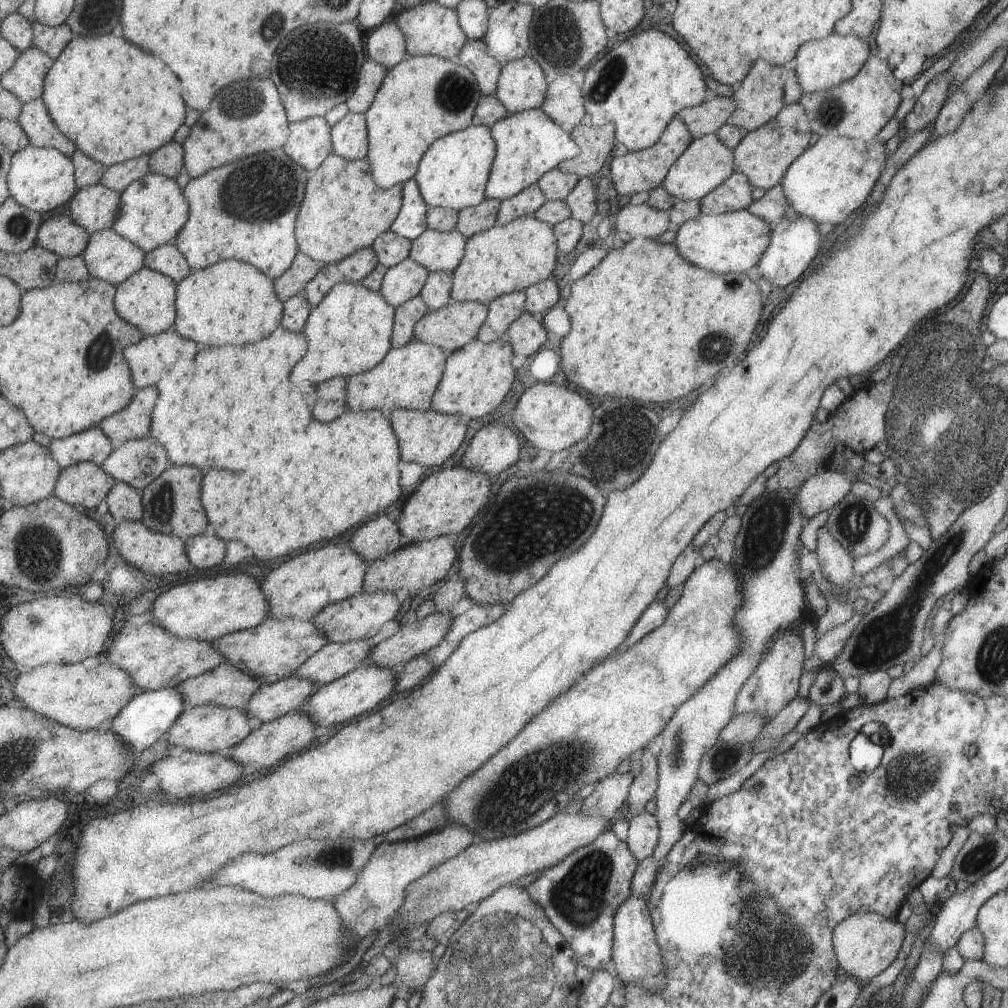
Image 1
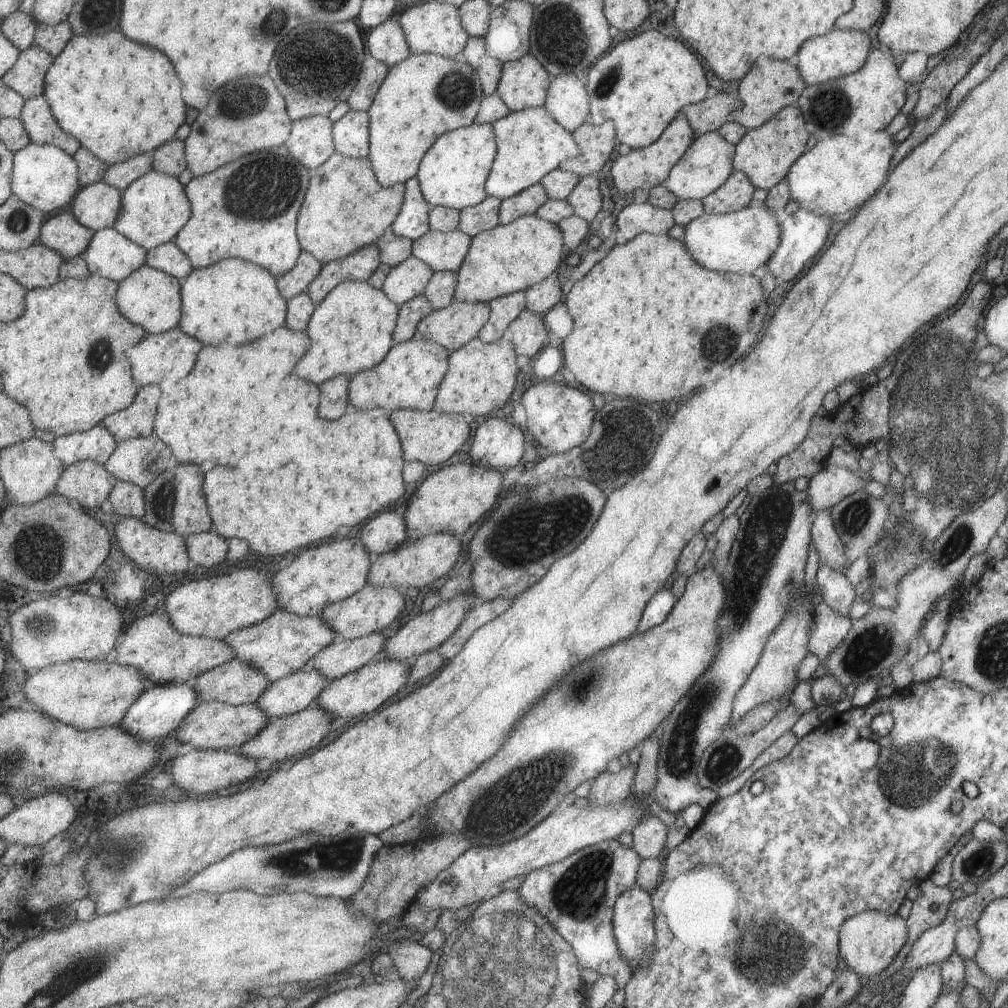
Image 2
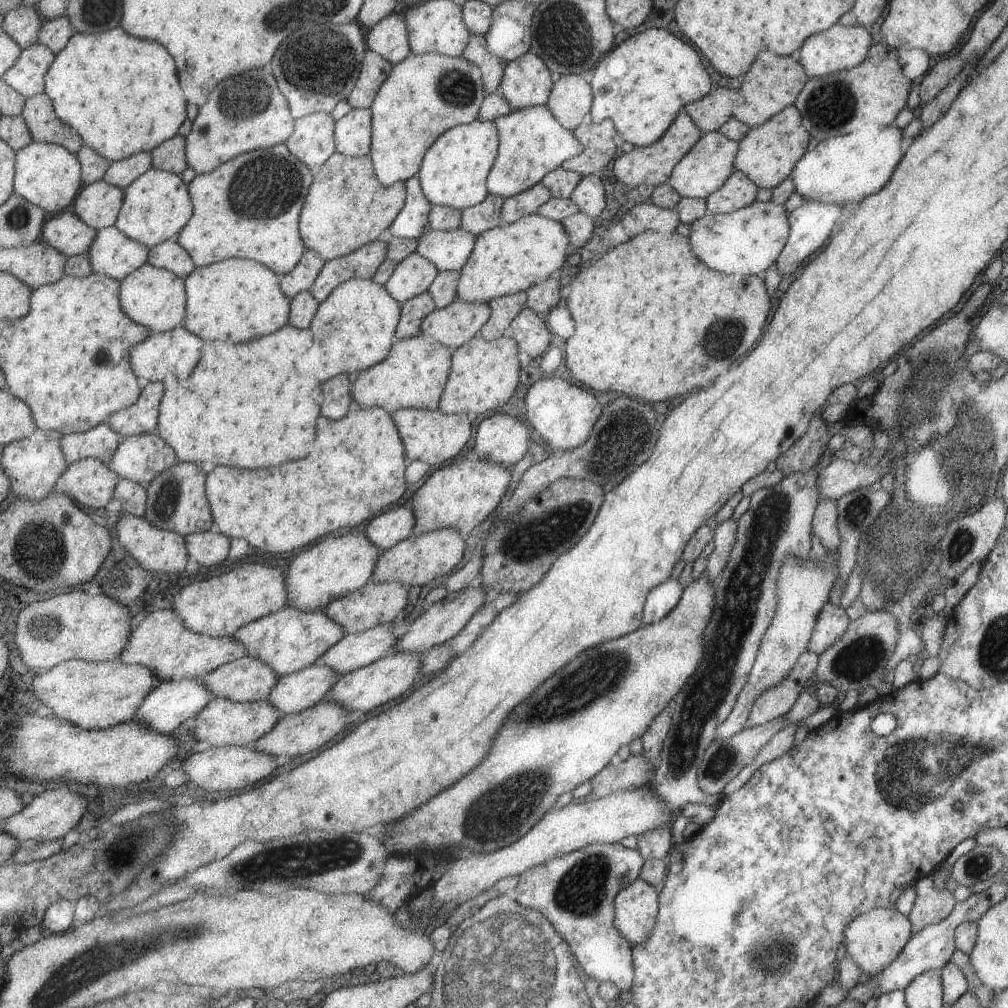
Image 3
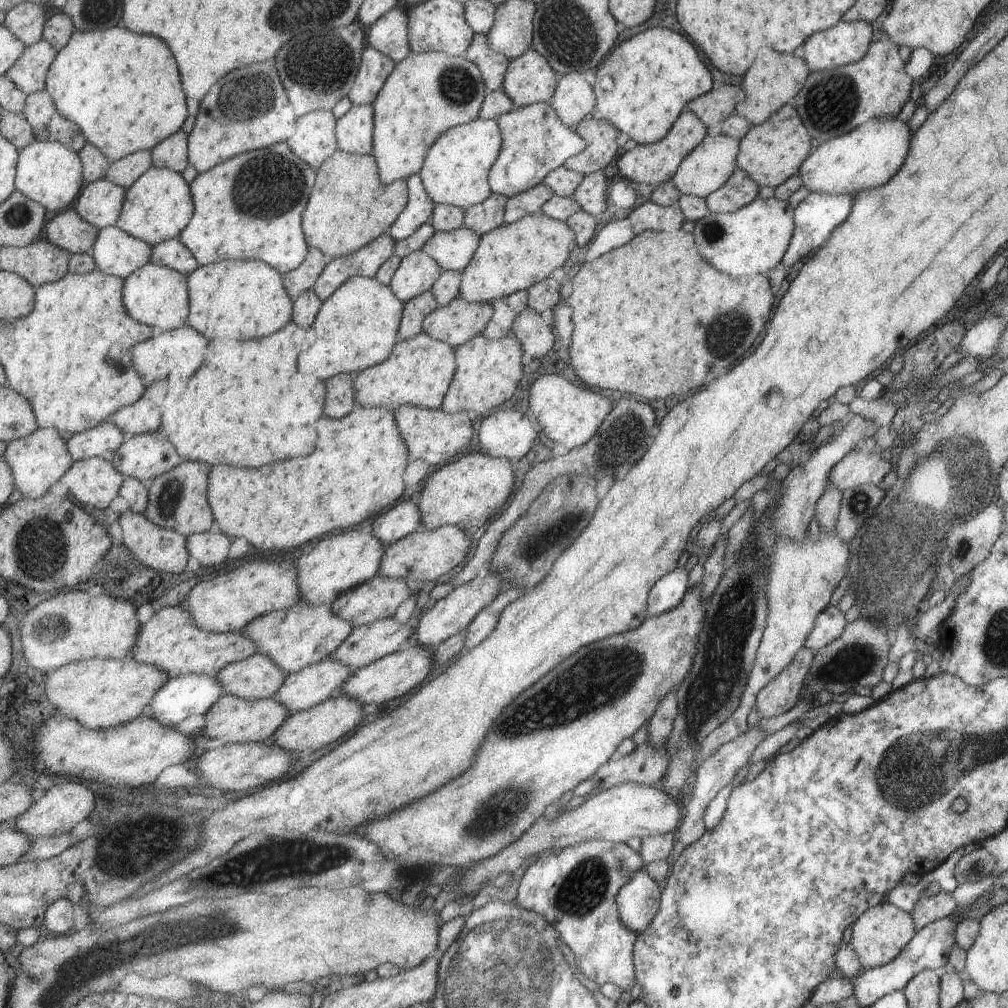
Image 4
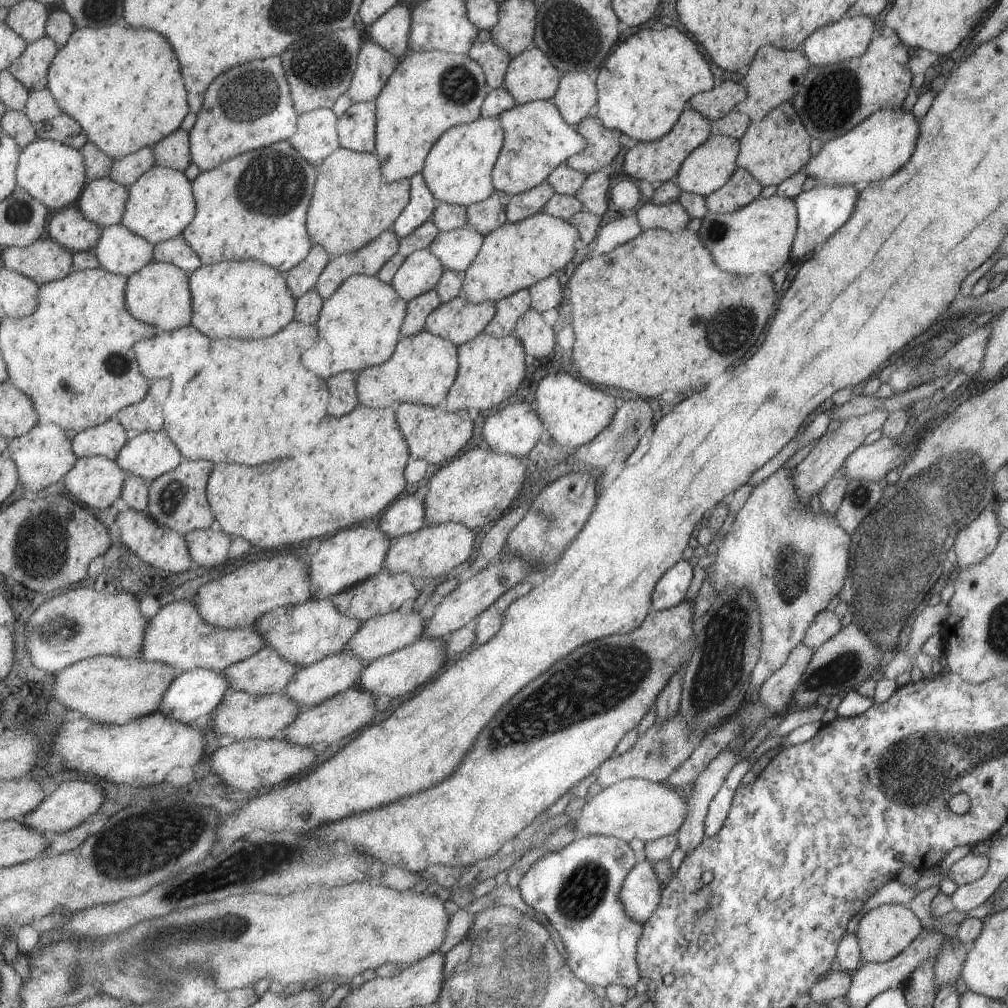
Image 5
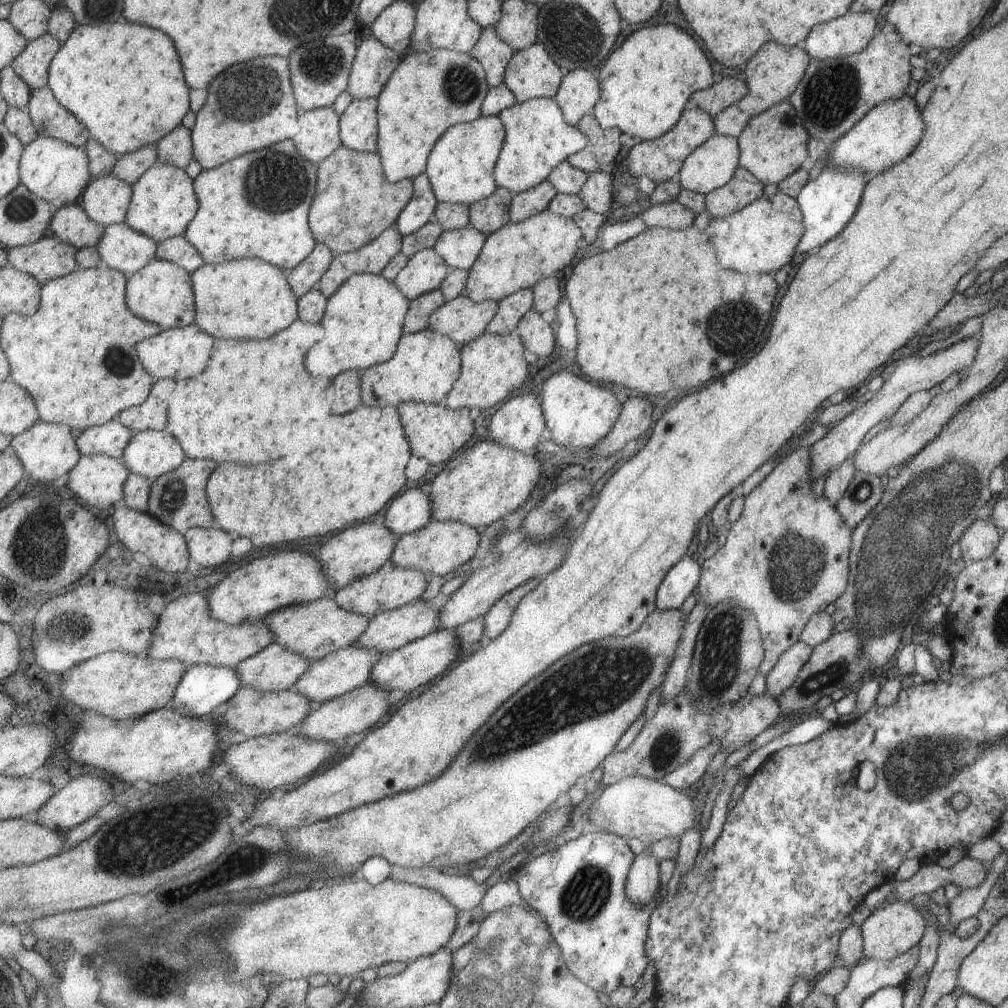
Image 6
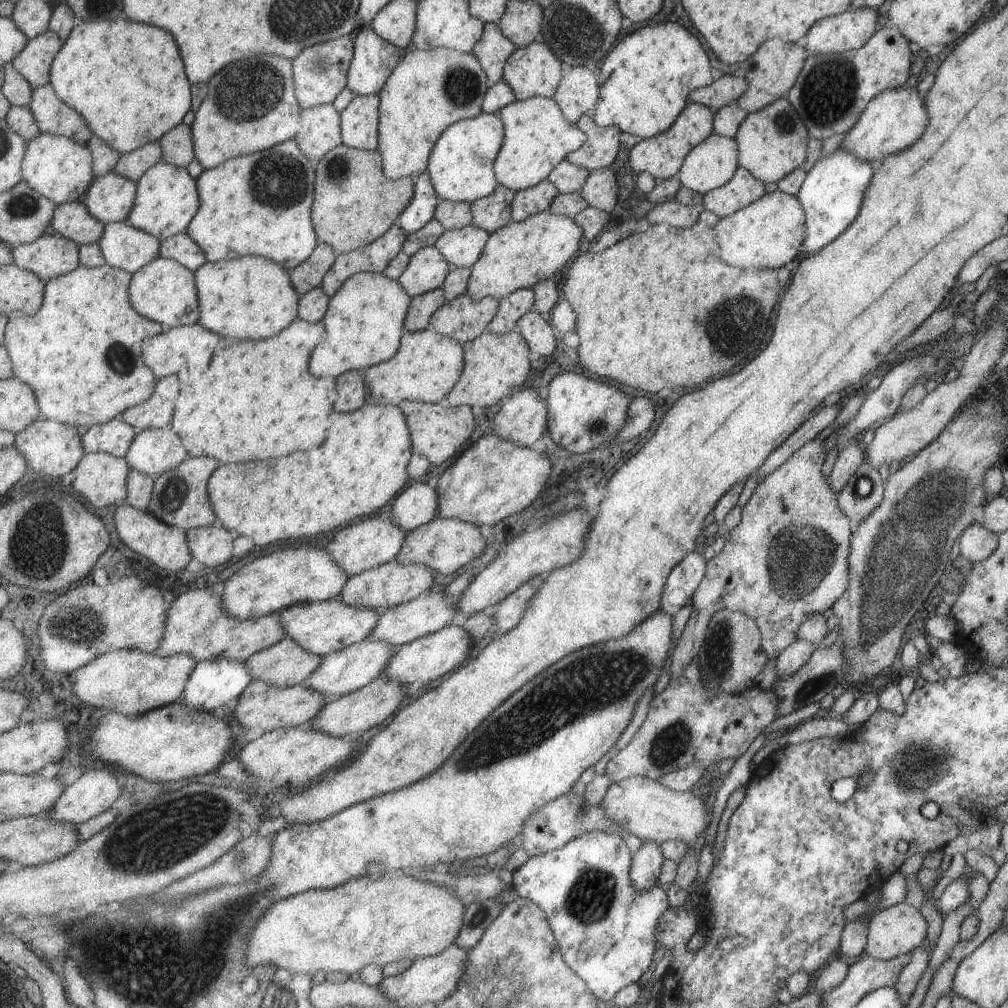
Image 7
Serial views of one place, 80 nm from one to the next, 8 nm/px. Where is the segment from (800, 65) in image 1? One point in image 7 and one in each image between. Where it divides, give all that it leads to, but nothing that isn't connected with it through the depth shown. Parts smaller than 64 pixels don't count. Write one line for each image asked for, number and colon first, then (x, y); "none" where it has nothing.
2: (837, 53)
3: (839, 47)
4: (844, 43)
5: (848, 38)
6: (850, 33)
7: (850, 30)

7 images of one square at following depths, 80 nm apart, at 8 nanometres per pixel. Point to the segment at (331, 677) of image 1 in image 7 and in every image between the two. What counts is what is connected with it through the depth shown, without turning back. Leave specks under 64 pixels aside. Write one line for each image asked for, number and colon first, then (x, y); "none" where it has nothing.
2: (337, 659)
3: (353, 651)
4: (369, 642)
5: (378, 636)
6: (389, 629)
7: (403, 623)

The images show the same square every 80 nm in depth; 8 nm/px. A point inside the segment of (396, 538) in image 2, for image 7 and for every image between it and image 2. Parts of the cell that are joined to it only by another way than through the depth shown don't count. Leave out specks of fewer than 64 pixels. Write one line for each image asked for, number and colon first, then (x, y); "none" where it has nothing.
3: (384, 530)
4: (404, 518)
5: (406, 514)
6: (409, 510)
7: (417, 503)

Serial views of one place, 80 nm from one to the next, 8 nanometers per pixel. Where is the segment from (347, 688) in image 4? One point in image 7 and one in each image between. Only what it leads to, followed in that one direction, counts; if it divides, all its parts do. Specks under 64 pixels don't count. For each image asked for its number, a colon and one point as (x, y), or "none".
5: (396, 674)
6: (414, 664)
7: (427, 658)

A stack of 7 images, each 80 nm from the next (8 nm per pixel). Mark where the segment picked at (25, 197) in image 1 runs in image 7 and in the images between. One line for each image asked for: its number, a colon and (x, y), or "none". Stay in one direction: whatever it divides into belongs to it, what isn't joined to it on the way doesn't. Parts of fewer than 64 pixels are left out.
2: (43, 176)
3: (47, 175)
4: (47, 172)
5: (54, 174)
6: (56, 172)
7: (59, 169)

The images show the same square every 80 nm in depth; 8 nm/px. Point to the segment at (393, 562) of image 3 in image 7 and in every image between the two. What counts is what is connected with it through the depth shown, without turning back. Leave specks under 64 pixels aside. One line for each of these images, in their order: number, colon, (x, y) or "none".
4: (425, 555)
5: (433, 551)
6: (440, 546)
7: (444, 545)

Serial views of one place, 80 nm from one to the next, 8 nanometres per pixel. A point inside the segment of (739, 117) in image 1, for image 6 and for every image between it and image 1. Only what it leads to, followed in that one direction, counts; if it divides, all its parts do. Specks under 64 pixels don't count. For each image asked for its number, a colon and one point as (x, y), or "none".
2: (769, 85)
3: (772, 82)
4: (774, 78)
5: (773, 76)
6: (772, 73)

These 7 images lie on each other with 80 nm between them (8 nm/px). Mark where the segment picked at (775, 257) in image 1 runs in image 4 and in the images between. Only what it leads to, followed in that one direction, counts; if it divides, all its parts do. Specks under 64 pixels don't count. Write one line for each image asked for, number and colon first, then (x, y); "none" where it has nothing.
2: (802, 234)
3: (809, 226)
4: (818, 214)

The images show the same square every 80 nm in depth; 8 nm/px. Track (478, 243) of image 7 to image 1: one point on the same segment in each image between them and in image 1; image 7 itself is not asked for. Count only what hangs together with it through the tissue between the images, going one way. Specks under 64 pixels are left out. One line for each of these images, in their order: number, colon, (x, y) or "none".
1: (436, 251)
2: (441, 251)
3: (448, 250)
4: (451, 250)
5: (455, 249)
6: (458, 248)

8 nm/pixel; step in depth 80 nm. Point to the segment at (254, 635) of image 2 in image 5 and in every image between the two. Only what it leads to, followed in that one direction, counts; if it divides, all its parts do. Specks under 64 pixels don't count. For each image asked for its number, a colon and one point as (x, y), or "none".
3: (288, 640)
4: (302, 635)
5: (303, 634)

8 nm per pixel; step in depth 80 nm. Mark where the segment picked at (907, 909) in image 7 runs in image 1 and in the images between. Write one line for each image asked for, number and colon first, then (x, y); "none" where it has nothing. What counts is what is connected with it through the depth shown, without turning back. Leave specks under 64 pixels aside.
1: (864, 945)
2: (867, 942)
3: (874, 939)
4: (879, 934)
5: (882, 933)
6: (890, 930)

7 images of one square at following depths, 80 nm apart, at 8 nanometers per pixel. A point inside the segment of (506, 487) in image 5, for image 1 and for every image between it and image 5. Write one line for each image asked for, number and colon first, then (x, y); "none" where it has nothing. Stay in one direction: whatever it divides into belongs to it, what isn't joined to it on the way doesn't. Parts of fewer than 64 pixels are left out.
1: (443, 503)
2: (449, 500)
3: (461, 494)
4: (467, 492)

